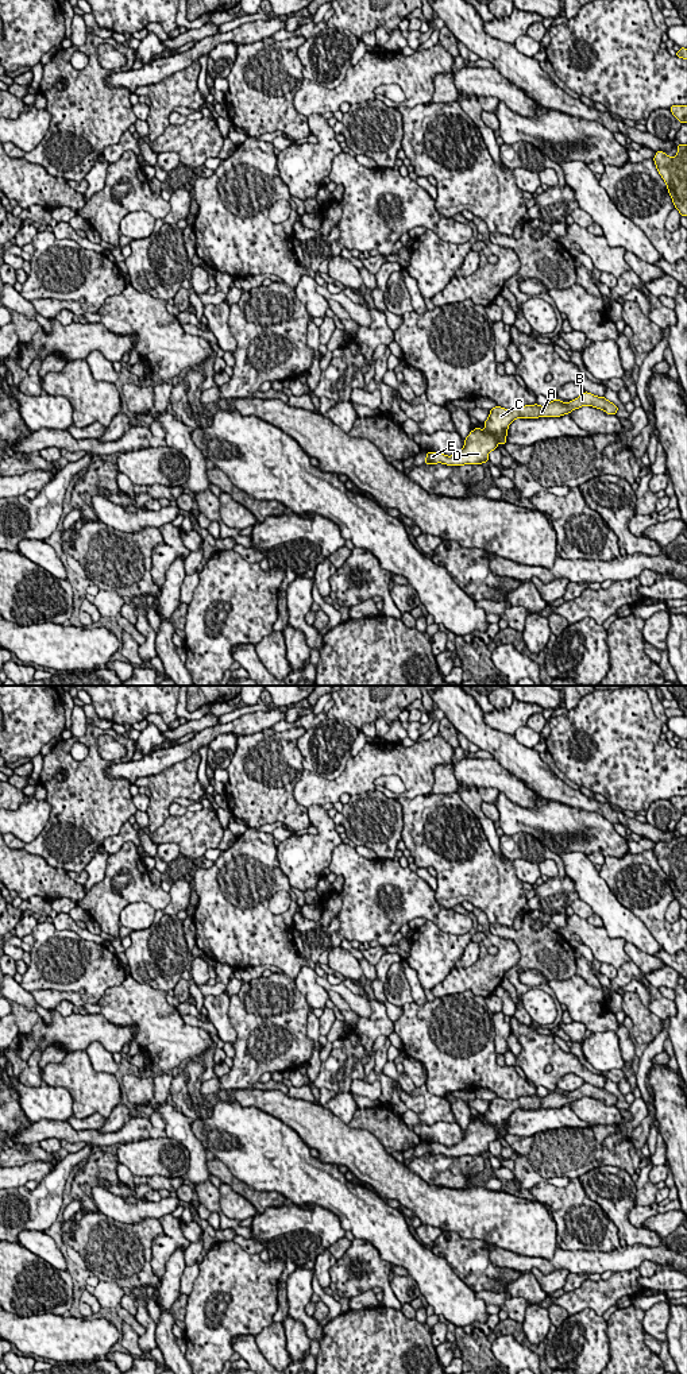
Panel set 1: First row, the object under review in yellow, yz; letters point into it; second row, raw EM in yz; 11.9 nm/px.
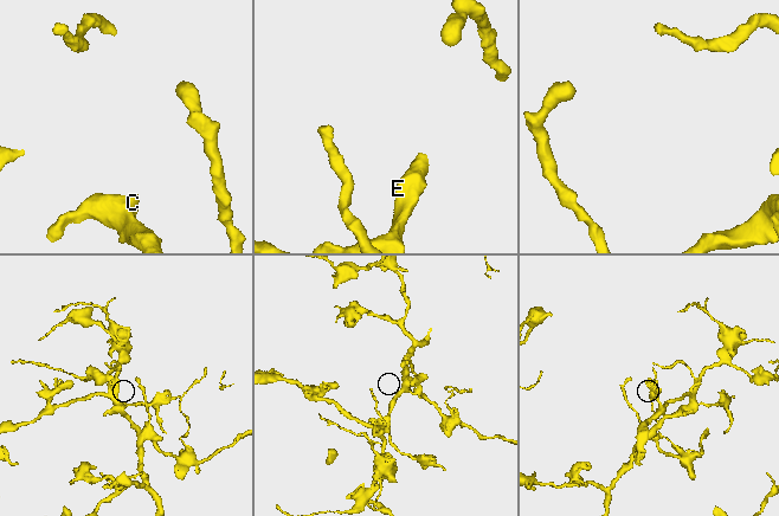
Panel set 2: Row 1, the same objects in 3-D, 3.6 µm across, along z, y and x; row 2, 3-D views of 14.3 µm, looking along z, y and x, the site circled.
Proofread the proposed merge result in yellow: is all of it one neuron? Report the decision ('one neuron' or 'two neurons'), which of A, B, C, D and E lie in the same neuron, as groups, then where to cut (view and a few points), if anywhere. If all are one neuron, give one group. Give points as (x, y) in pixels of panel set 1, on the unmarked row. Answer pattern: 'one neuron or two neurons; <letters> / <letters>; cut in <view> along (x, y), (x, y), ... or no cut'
one neuron; A B C D E; no cut

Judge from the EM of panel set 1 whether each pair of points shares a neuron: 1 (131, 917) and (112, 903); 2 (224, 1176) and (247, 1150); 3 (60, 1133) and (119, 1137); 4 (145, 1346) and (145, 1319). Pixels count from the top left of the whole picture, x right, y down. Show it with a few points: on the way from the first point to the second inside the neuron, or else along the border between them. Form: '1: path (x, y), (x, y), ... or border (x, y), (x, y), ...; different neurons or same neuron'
1: border (154, 910), (131, 902), (119, 925); different neurons
2: border (215, 1156), (238, 1178), (255, 1189); different neurons
3: path (74, 1137), (104, 1138); same neuron
4: path (147, 1339), (149, 1326); same neuron

